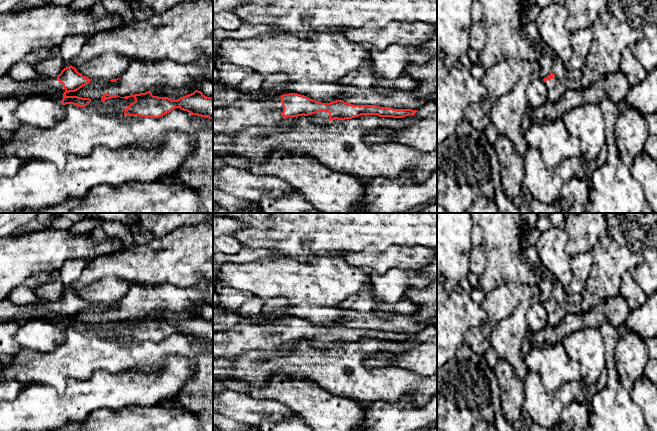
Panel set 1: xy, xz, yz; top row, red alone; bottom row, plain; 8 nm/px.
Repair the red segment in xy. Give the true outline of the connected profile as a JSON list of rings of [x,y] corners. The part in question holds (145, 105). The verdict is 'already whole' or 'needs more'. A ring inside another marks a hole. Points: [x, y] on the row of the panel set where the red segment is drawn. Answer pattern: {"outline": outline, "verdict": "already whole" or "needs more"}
{"outline": [[[151,91],[120,97],[128,99],[133,97],[135,101],[127,106],[124,115],[159,118],[175,108],[180,108],[192,115],[213,119],[213,96],[207,97],[201,91],[172,100],[168,97],[153,96]]], "verdict": "already whole"}

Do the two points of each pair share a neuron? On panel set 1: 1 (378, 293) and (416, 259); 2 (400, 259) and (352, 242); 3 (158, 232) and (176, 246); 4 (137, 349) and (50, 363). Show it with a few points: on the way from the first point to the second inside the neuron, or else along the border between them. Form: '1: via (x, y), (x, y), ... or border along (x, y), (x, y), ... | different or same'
1: border along (426, 265), (408, 271), (389, 269), (380, 275) | different
2: border along (390, 246), (382, 251), (371, 246), (344, 251) | different
3: border along (184, 225), (174, 228), (158, 239) | different
4: via (115, 352), (83, 352), (72, 360) | same

